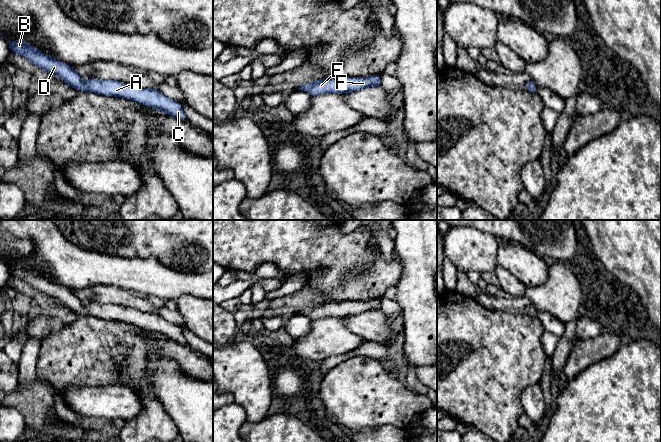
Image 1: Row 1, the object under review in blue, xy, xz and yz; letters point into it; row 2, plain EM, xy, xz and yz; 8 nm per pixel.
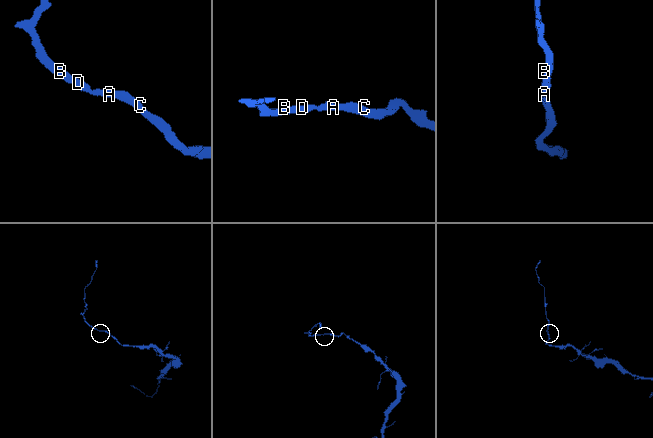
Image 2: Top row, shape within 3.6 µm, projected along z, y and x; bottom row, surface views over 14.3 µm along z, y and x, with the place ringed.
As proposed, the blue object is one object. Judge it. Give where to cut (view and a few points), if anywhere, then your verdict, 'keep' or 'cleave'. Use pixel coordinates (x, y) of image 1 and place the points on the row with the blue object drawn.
cut none; keep

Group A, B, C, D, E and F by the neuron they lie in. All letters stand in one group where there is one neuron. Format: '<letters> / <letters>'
A B C D E F

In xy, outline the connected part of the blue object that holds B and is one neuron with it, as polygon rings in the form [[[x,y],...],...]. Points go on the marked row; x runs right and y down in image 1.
[[[7,38],[10,51],[22,55],[32,64],[59,76],[69,87],[77,88],[79,91],[96,92],[106,96],[118,96],[131,99],[142,105],[159,109],[180,120],[187,120],[182,109],[182,105],[174,101],[159,90],[142,88],[134,84],[122,83],[117,80],[99,80],[92,77],[86,83],[82,81],[81,76],[77,74],[72,67],[64,62],[52,58],[48,54],[40,52],[37,48],[29,45],[22,40],[14,42]]]

